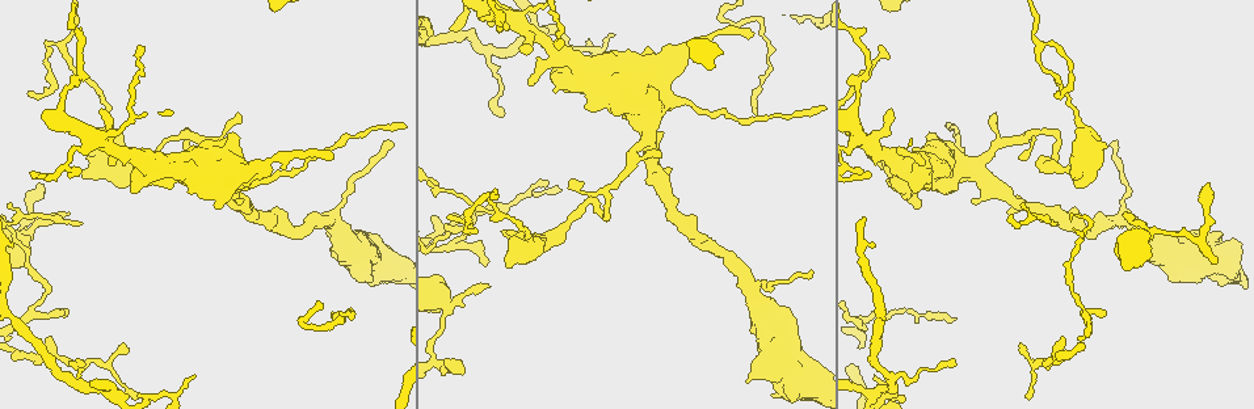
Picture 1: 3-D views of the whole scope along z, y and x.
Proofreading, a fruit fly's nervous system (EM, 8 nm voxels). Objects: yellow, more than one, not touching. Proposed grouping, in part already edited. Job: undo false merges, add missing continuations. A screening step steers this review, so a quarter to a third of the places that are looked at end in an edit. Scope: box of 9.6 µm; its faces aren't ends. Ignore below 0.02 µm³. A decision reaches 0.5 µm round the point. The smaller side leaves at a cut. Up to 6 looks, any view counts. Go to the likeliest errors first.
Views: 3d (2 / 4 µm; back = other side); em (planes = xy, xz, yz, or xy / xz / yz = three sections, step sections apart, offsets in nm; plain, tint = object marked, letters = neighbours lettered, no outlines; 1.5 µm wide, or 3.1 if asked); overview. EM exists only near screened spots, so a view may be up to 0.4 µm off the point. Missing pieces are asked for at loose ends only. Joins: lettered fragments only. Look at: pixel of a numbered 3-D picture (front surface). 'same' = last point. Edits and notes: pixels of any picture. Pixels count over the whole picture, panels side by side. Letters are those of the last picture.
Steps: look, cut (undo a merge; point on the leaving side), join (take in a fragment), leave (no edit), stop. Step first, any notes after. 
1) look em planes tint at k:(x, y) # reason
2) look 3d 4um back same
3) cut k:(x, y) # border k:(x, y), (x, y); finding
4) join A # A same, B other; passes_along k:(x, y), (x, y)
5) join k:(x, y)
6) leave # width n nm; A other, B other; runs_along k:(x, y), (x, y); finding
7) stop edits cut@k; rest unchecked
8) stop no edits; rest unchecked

look em yz step 8 letters at 1:(1104, 313)

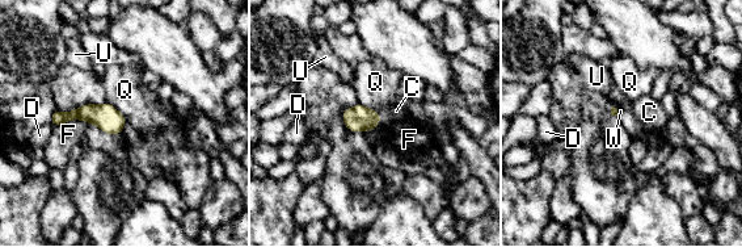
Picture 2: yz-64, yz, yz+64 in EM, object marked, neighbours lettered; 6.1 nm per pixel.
join C # longest_contact F 220 nm; C same, D other, F other, Q other, U other, W other; the neuron continues

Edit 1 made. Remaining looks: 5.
look overview # see it whole again

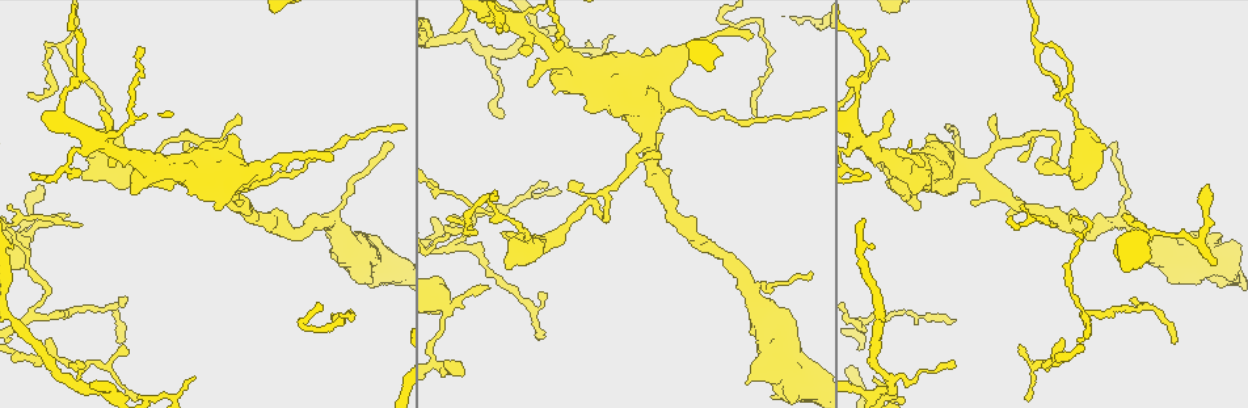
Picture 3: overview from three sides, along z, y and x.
look 3d 4um at 3:(447, 304) # sudden change in width

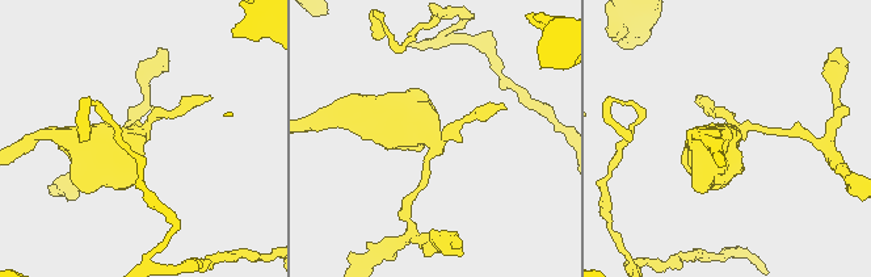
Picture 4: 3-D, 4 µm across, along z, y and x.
look em 3.1um xy step 16 tint at 4:(135, 135)

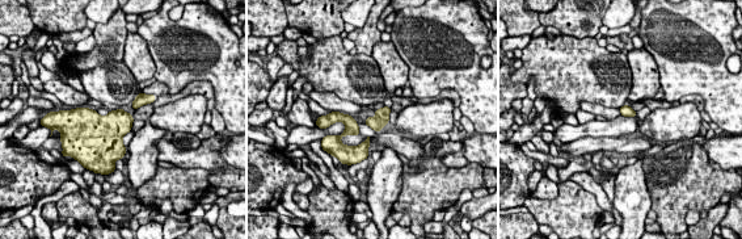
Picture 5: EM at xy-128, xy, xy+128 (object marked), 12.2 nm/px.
look em 3.1um planes letters same # another direction

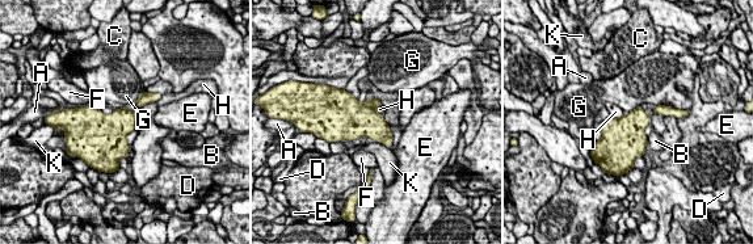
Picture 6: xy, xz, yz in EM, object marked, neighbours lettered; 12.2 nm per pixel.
cut 6:(387, 142) # A other, B other, C other, D other, E other, F other, G other, H other, K other; border 6:(390, 134), (381, 142); a second neuron is stuck on

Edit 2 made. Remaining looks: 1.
look em planes letters at 3:(663, 134) # branch stops here

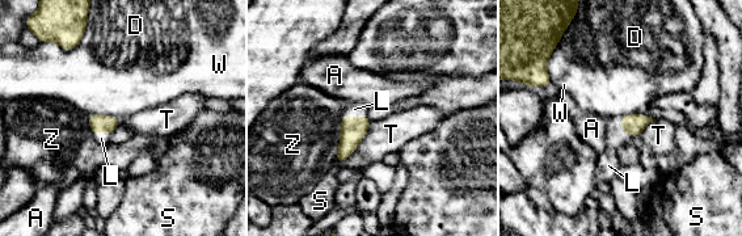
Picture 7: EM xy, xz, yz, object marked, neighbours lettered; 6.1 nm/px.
join L # A other, D other, L same, S other, T other, W other, Z other; passes_along 7:(631, 123), (622, 131), (608, 165); the neuron continues

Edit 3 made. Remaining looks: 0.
stop edits join@2, cut@6, join@7; rest unchecked

